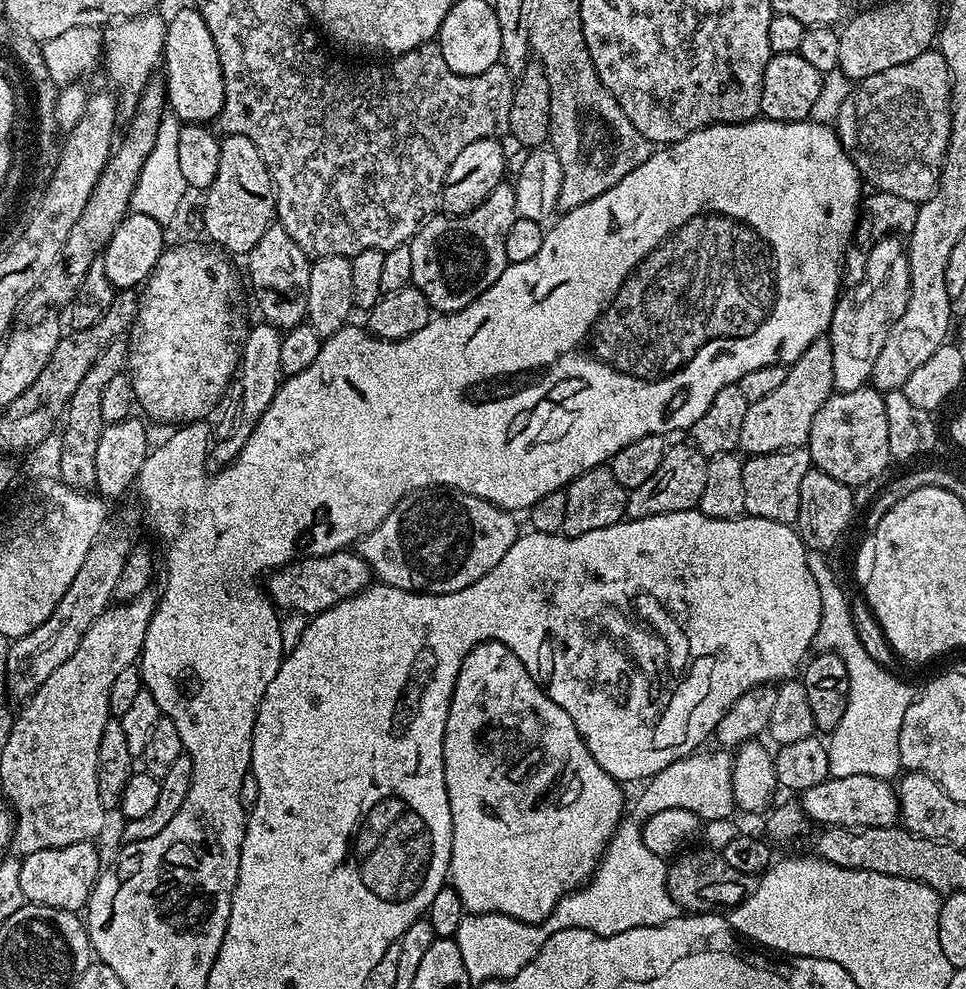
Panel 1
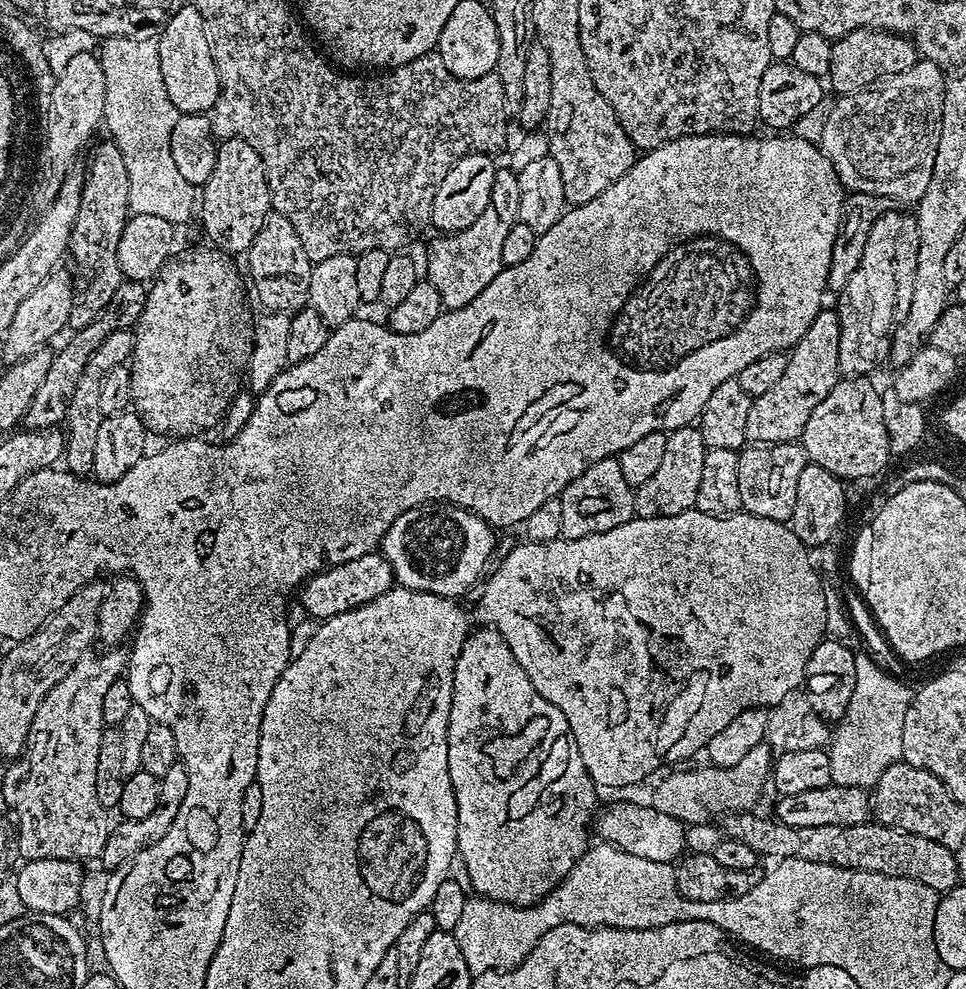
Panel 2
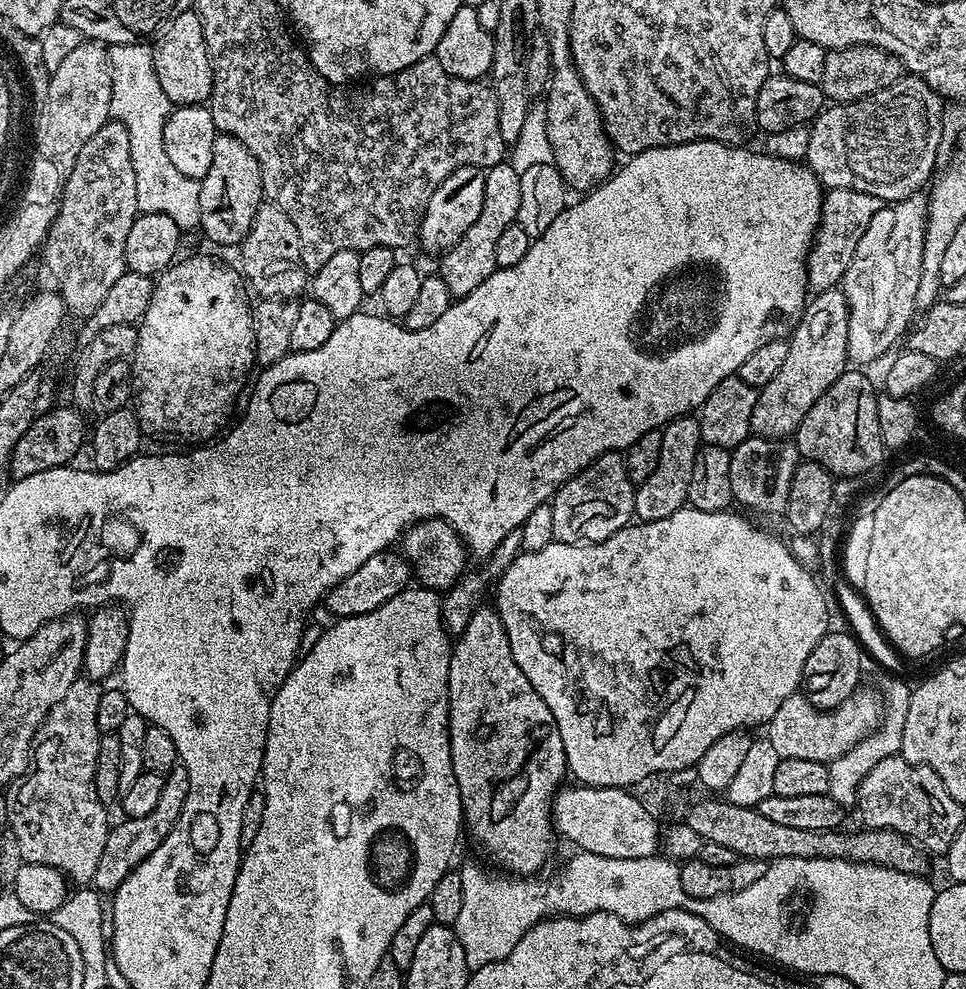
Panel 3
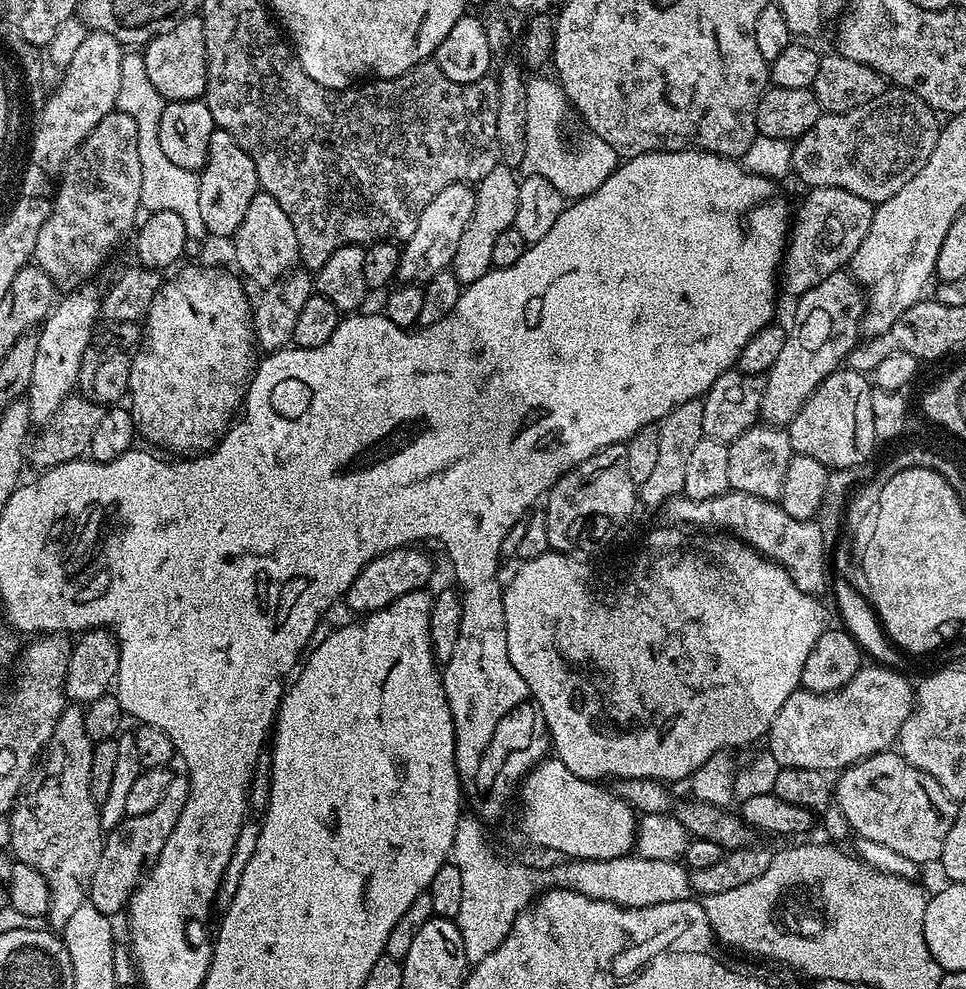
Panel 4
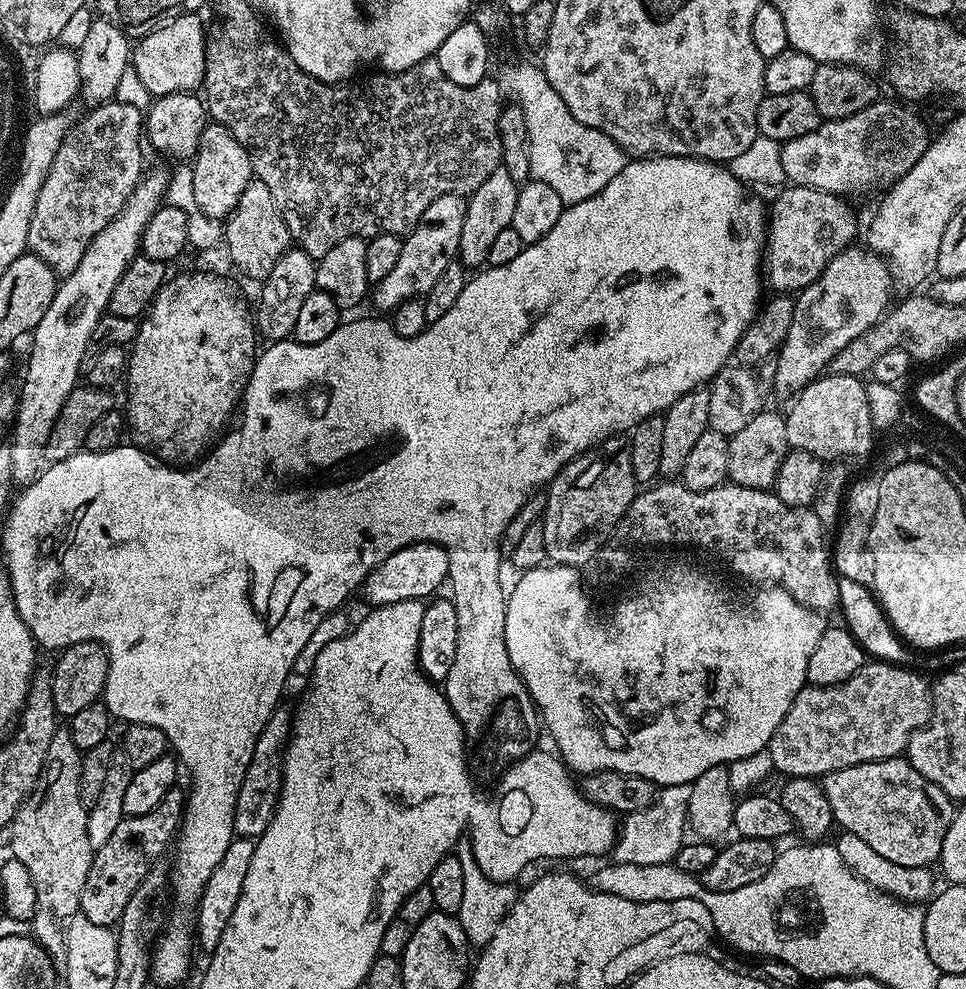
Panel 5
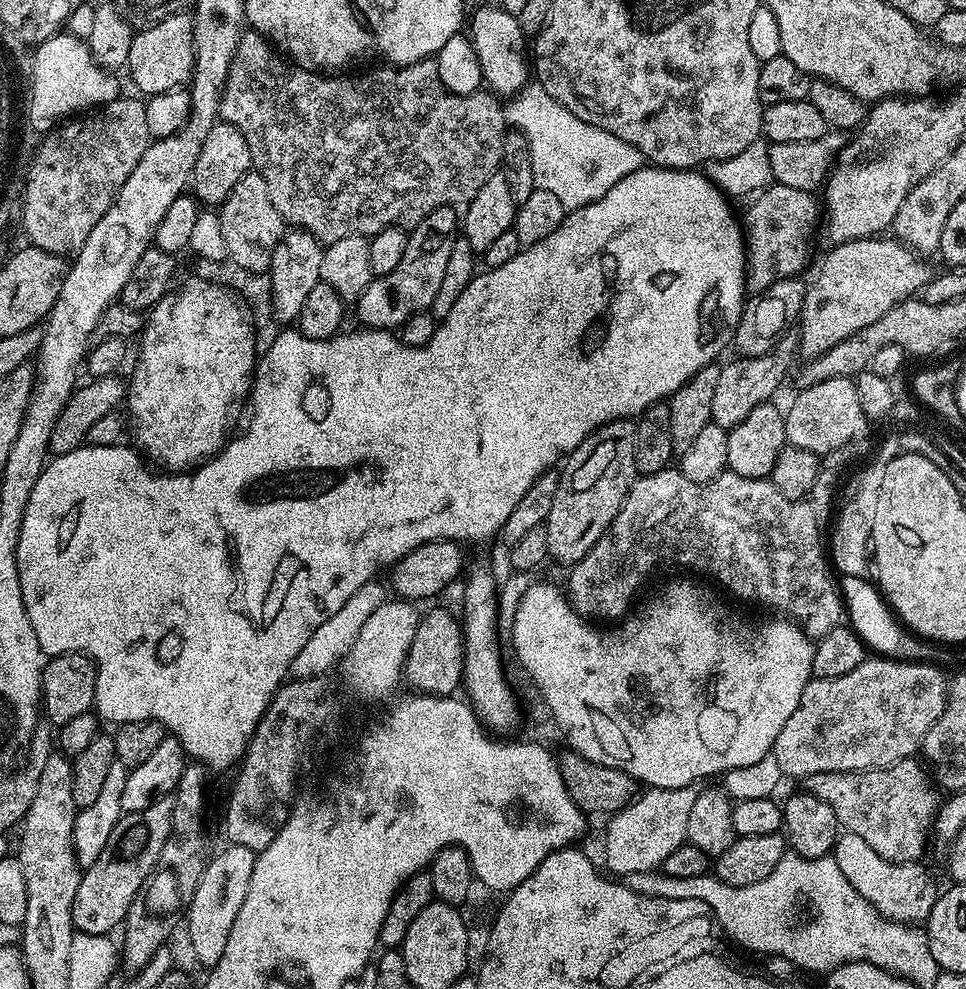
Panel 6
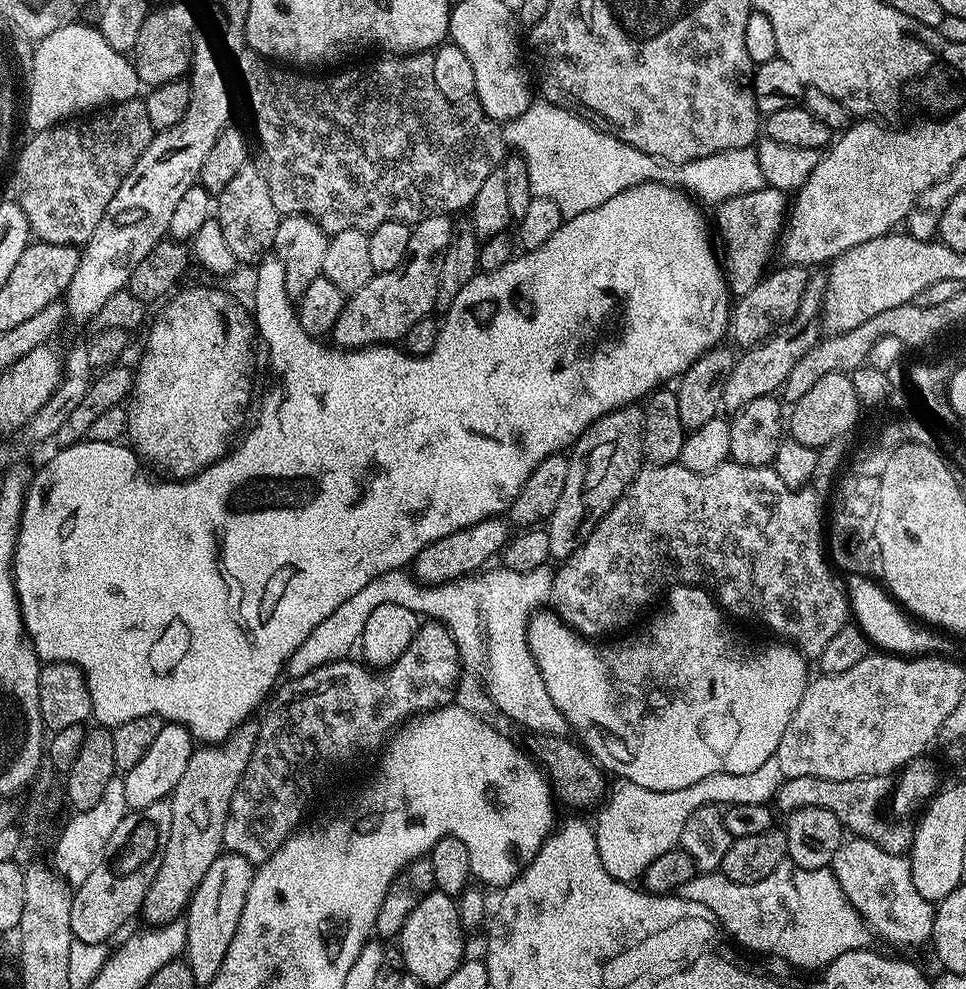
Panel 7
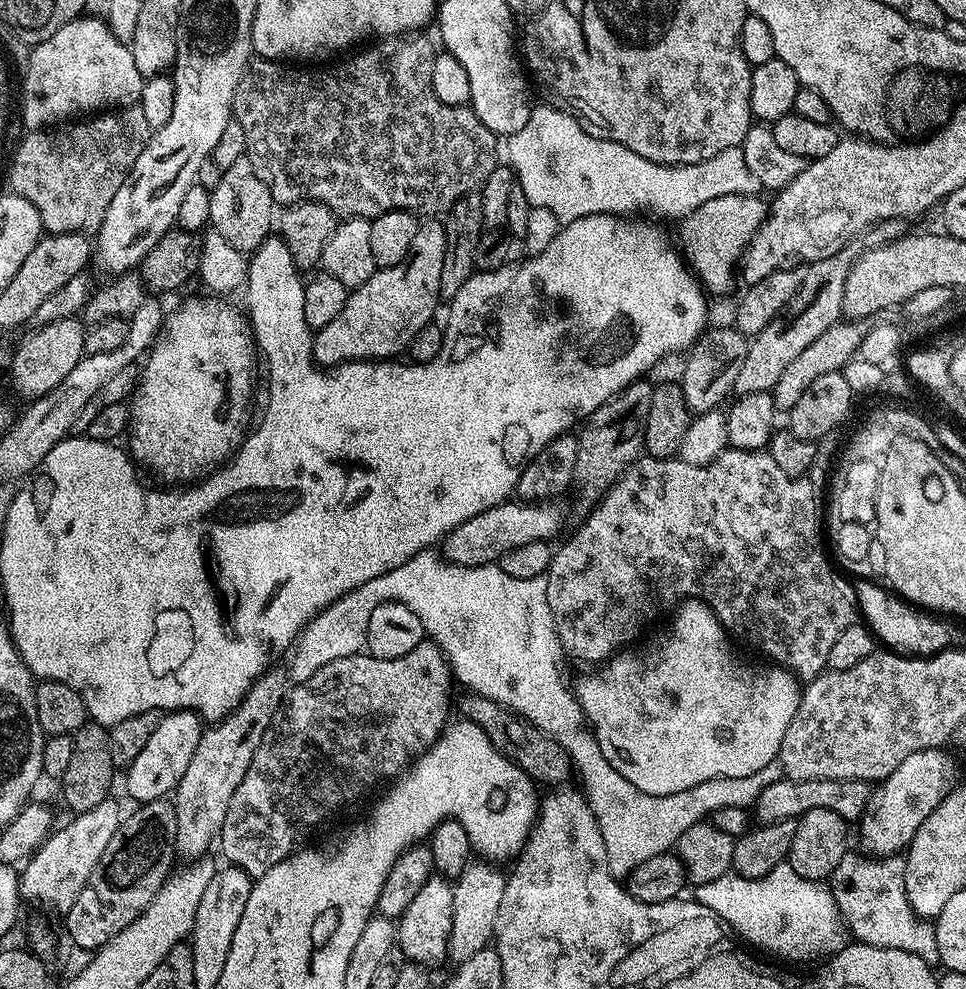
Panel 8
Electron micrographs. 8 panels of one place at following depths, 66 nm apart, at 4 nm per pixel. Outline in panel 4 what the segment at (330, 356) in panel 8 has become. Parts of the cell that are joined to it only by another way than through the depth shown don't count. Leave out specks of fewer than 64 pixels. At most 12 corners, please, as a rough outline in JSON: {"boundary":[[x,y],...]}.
{"boundary":[[468,182],[434,194],[403,241],[401,281],[451,265],[474,214]]}

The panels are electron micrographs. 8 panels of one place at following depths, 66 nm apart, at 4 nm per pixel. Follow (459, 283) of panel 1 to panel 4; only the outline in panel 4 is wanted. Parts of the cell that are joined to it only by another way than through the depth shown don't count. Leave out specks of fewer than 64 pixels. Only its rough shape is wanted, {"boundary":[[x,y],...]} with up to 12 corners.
{"boundary":[[498,163],[478,181],[450,270],[467,286],[492,271],[513,227],[520,180]]}

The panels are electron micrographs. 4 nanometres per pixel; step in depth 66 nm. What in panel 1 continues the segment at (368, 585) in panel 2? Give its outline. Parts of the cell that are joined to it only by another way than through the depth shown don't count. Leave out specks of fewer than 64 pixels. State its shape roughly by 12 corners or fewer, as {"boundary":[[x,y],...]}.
{"boundary":[[359,551],[305,556],[267,577],[269,600],[308,618],[373,583]]}

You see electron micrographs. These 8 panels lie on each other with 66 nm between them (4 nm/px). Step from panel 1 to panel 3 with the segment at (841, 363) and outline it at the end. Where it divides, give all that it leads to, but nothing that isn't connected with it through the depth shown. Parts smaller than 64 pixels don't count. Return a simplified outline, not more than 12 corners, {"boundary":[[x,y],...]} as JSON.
{"boundary":[[923,195],[885,203],[844,267],[853,365],[918,312]]}

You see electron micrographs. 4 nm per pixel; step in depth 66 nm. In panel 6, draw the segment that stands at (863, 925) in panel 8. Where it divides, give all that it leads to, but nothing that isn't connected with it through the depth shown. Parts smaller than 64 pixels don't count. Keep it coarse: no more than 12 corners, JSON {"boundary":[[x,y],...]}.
{"boundary":[[853,832],[832,855],[888,920],[927,921],[938,887],[923,863],[891,863]]}

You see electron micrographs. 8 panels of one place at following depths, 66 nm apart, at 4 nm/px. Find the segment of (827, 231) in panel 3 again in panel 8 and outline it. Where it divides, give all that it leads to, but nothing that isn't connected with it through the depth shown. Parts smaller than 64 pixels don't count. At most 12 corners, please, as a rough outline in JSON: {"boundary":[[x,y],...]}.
{"boundary":[[759,195],[719,196],[679,221],[687,267],[709,293],[733,290],[768,214]]}

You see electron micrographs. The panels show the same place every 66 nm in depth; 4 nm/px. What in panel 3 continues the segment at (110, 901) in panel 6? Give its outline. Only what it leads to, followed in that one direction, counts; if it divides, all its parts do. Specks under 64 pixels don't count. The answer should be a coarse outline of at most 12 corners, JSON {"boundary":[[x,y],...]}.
{"boundary":[[188,771],[164,776],[146,818],[111,829],[91,883],[120,883],[170,834],[190,790]]}

